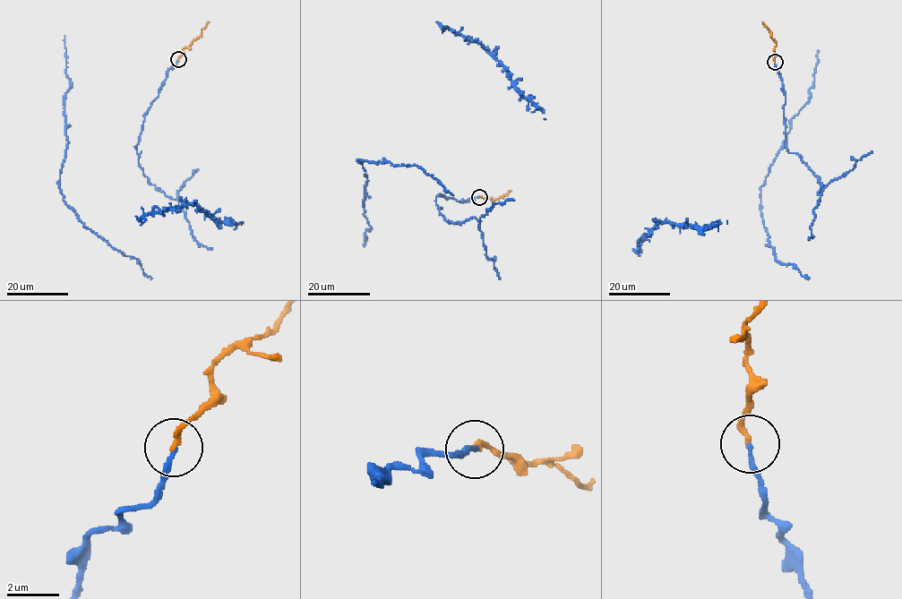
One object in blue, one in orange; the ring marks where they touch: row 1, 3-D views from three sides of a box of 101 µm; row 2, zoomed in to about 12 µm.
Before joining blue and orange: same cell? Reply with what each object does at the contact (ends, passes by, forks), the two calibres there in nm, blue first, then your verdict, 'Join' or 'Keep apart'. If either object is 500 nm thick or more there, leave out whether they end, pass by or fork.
At the ring blue ends. At the ring orange ends. Thickness 160 nm (blue) against 200 nm. Join

